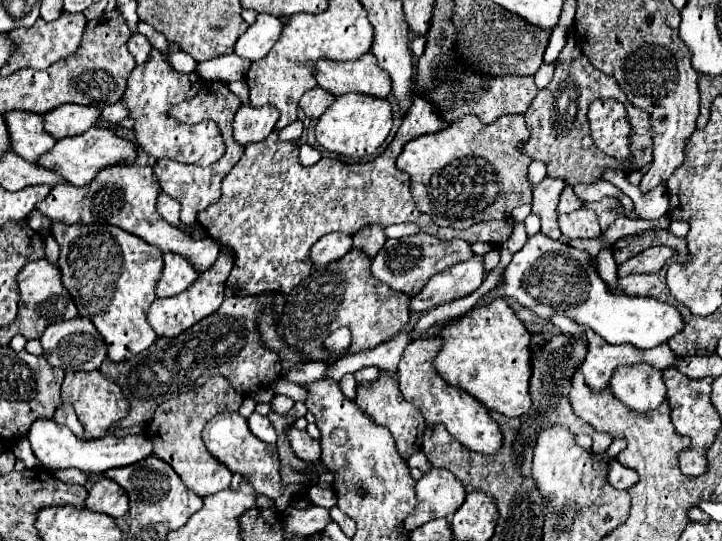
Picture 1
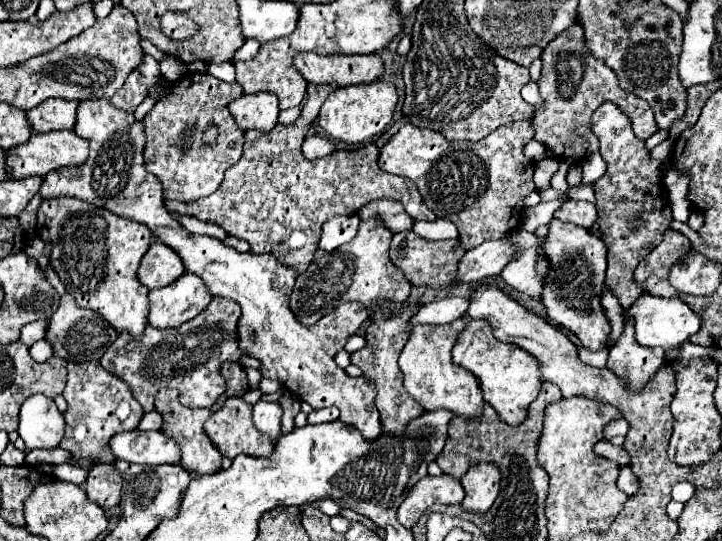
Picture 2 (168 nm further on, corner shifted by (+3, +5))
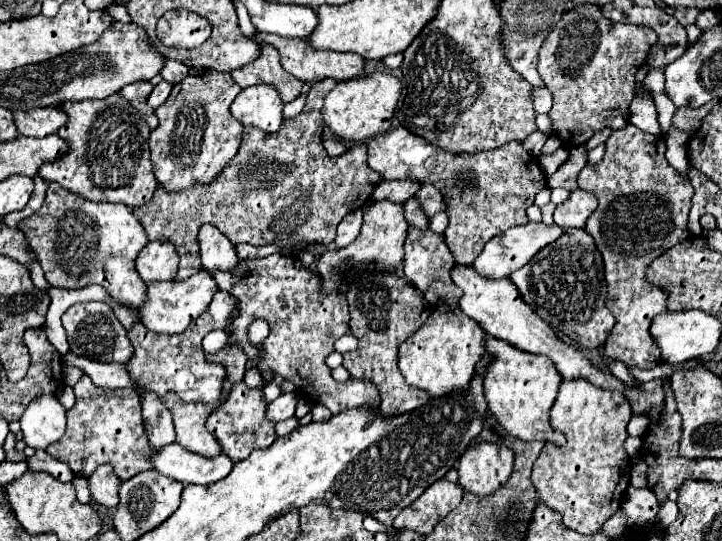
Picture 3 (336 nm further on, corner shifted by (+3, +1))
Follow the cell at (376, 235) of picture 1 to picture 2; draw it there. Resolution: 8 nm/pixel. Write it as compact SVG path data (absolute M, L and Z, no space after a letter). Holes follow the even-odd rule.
M379 199L379 201L373 201L365 207L361 207L361 211L357 213L361 219L369 219L369 217L381 217L385 219L385 225L393 231L393 233L399 233L399 231L409 231L413 227L413 219L409 217L409 213L401 207L401 203L393 201L393 199Z

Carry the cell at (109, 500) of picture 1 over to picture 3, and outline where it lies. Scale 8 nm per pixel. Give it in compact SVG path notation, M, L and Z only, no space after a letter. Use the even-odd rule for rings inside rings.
M101 465L89 477L89 491L91 499L103 507L117 507L119 503L119 485L121 479L115 475L111 465Z

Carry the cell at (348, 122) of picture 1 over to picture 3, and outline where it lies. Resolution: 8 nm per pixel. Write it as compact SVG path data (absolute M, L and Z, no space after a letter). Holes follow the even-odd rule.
M373 73L355 81L341 81L335 89L325 97L325 105L321 109L325 125L333 135L343 141L367 141L375 135L385 133L391 127L393 111L397 107L401 95L401 83L395 75L389 73Z

